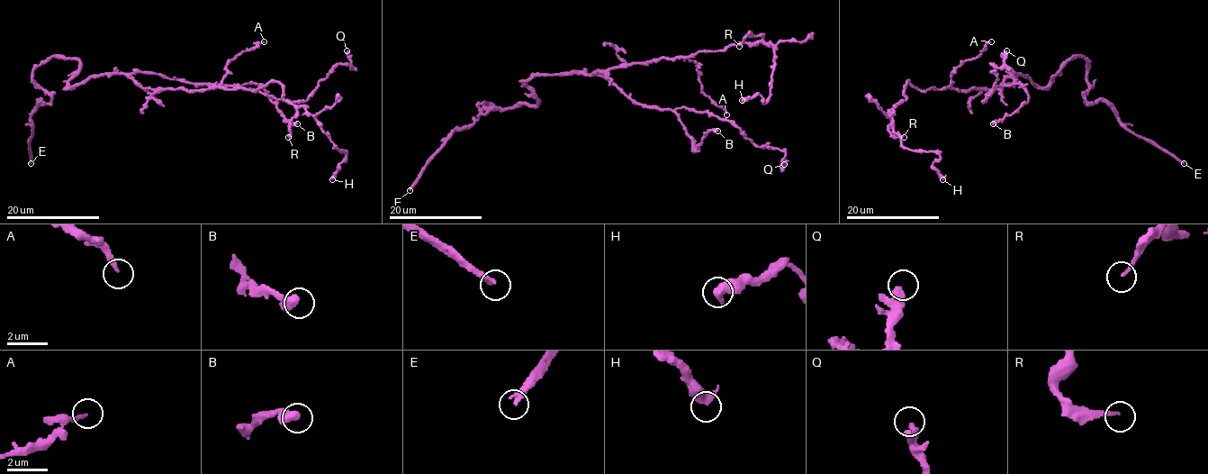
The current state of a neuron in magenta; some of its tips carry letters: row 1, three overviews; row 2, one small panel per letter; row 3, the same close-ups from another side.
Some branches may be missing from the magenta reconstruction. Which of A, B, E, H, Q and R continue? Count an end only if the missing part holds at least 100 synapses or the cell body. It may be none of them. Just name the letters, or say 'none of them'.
E

